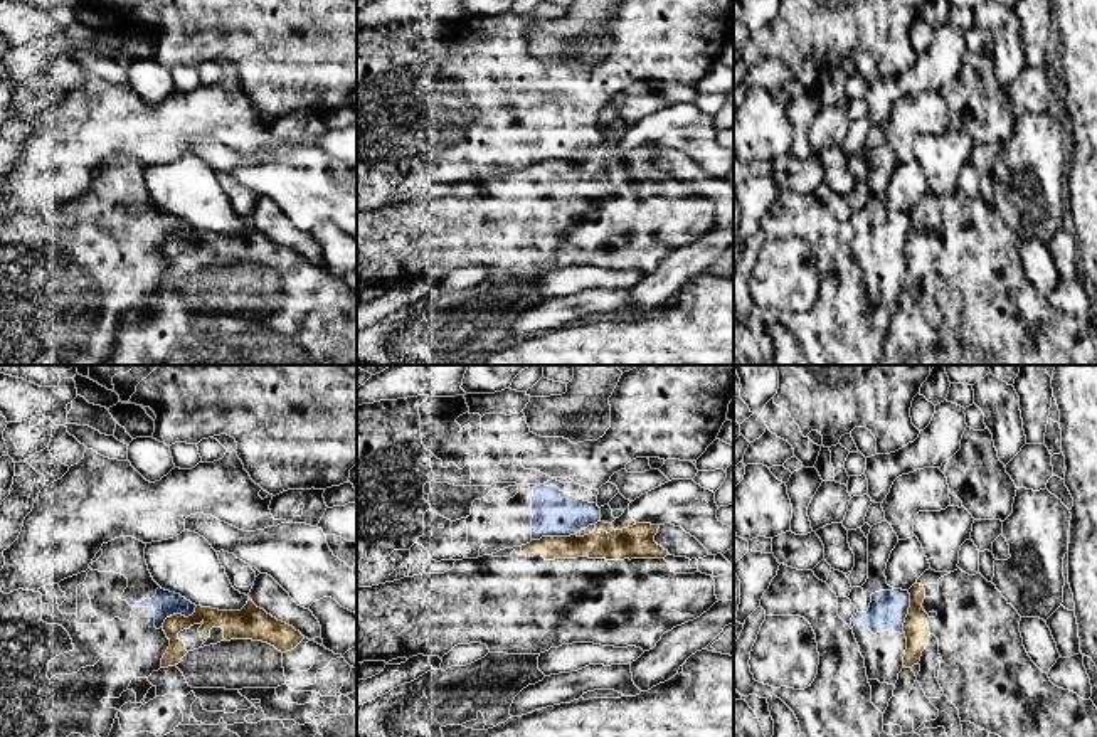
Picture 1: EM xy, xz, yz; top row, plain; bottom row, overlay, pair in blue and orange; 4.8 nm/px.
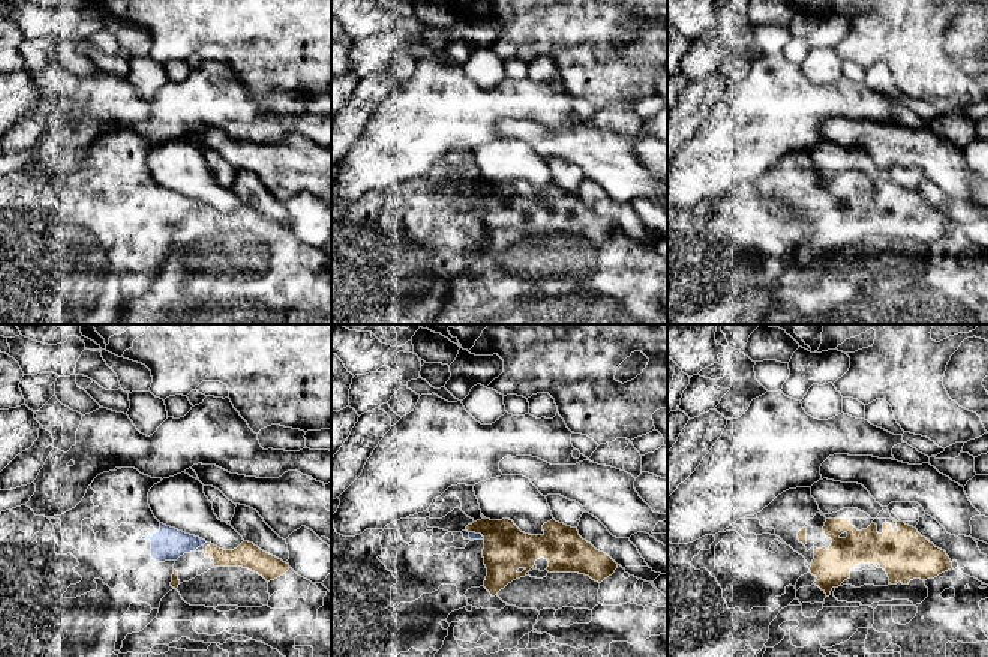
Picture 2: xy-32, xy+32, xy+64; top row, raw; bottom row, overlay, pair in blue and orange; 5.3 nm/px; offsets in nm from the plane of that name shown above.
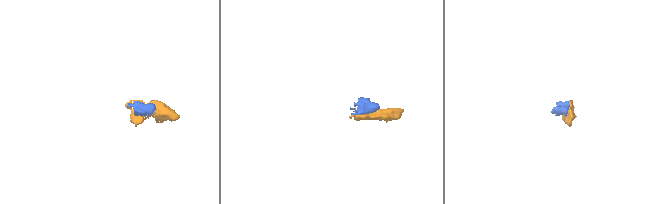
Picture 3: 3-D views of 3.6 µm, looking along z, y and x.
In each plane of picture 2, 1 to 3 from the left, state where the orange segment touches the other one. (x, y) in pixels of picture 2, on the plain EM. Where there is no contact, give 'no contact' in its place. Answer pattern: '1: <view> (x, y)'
1: no contact
2: xy+32 (477, 198)
3: no contact

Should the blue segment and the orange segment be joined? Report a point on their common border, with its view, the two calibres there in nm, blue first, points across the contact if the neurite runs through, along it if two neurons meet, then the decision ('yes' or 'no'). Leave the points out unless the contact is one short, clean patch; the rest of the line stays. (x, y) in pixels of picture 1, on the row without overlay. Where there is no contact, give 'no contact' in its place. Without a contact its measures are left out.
contact xy (179, 236); calibres 120 and 100 nm; border xy (197, 229), (187, 239), (170, 238), (162, 249); no

